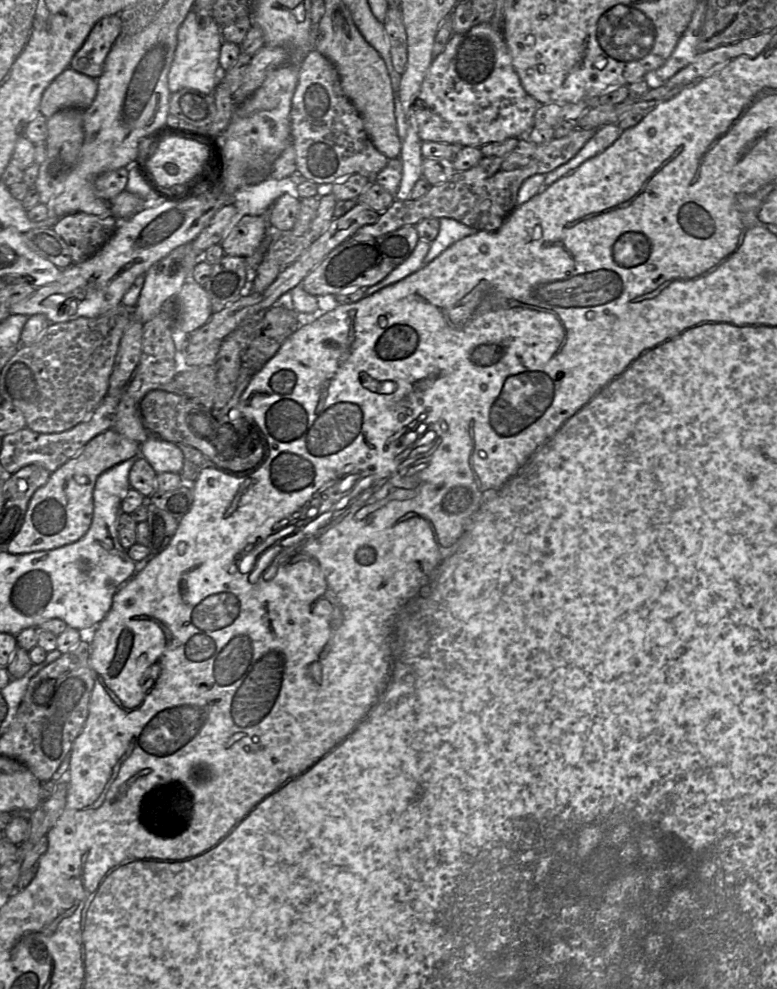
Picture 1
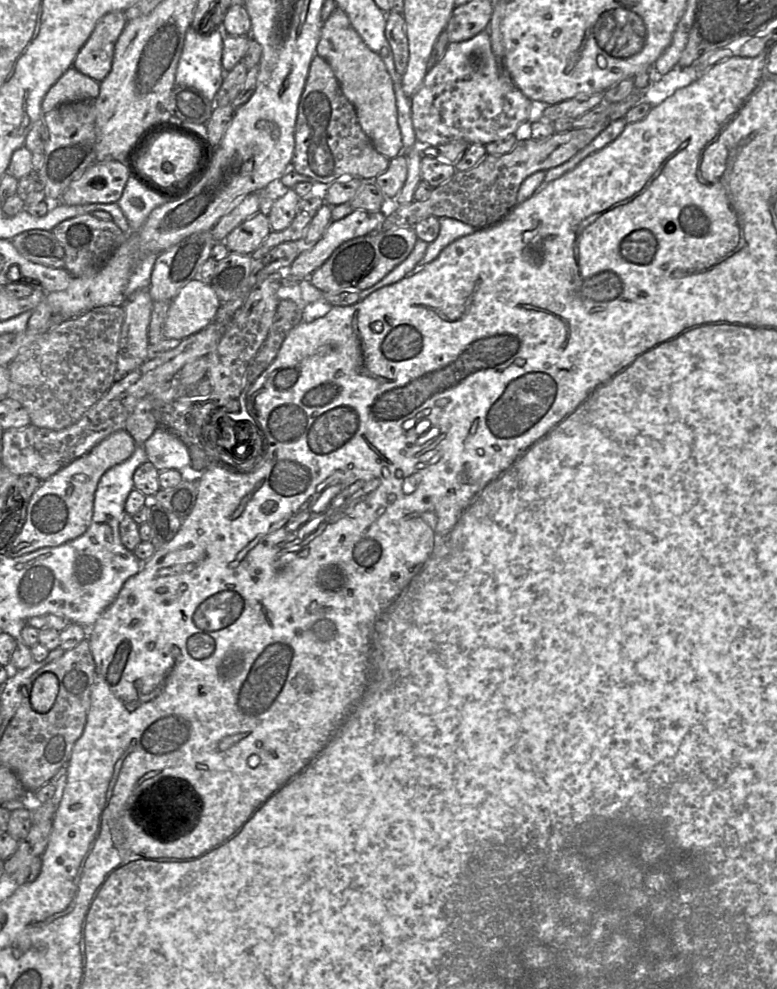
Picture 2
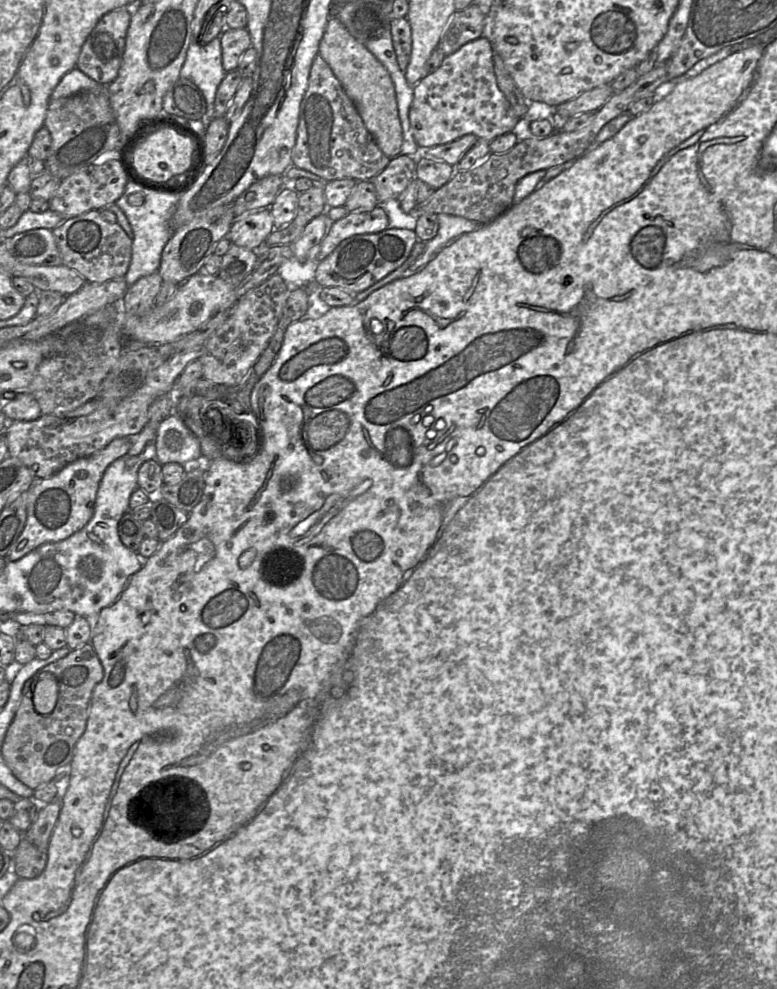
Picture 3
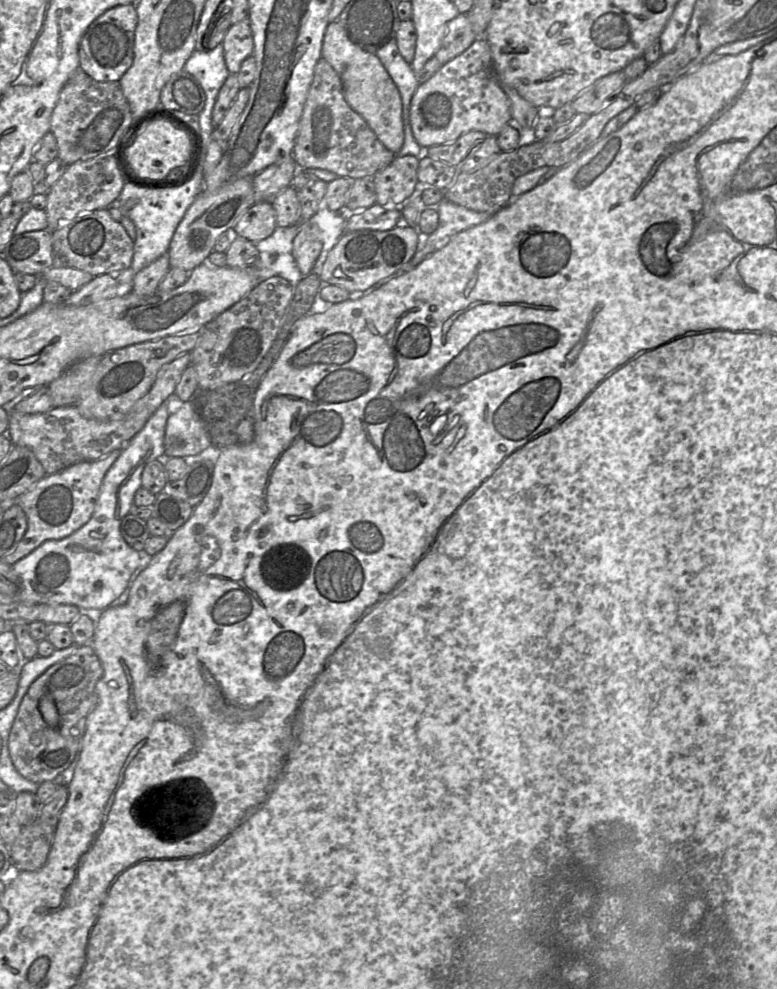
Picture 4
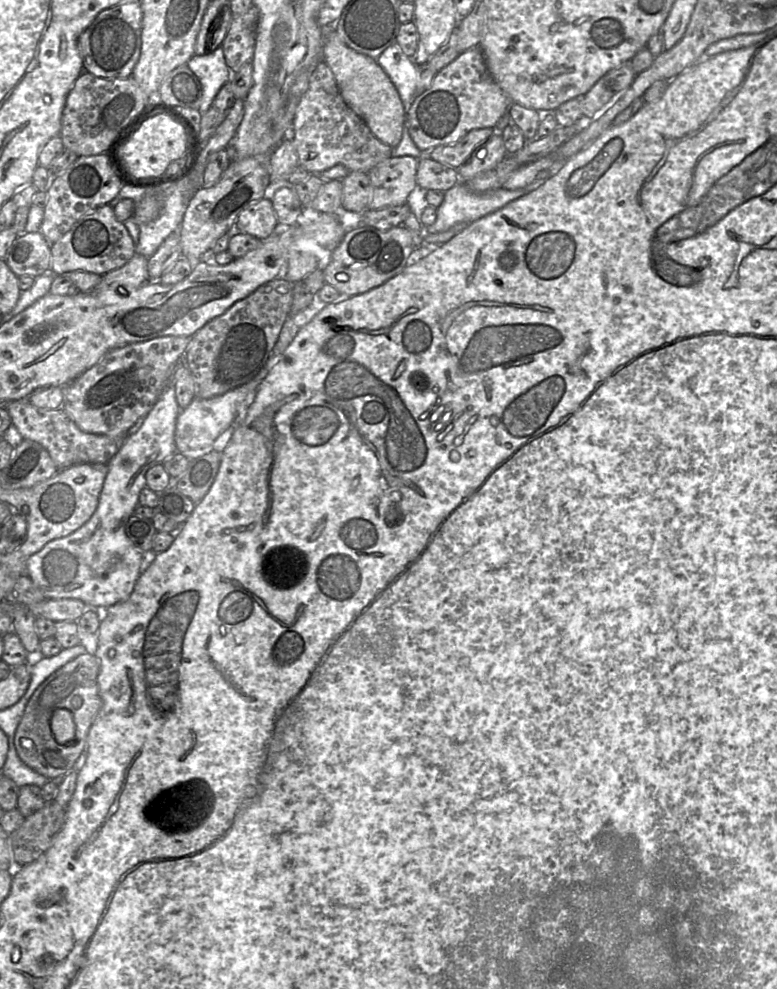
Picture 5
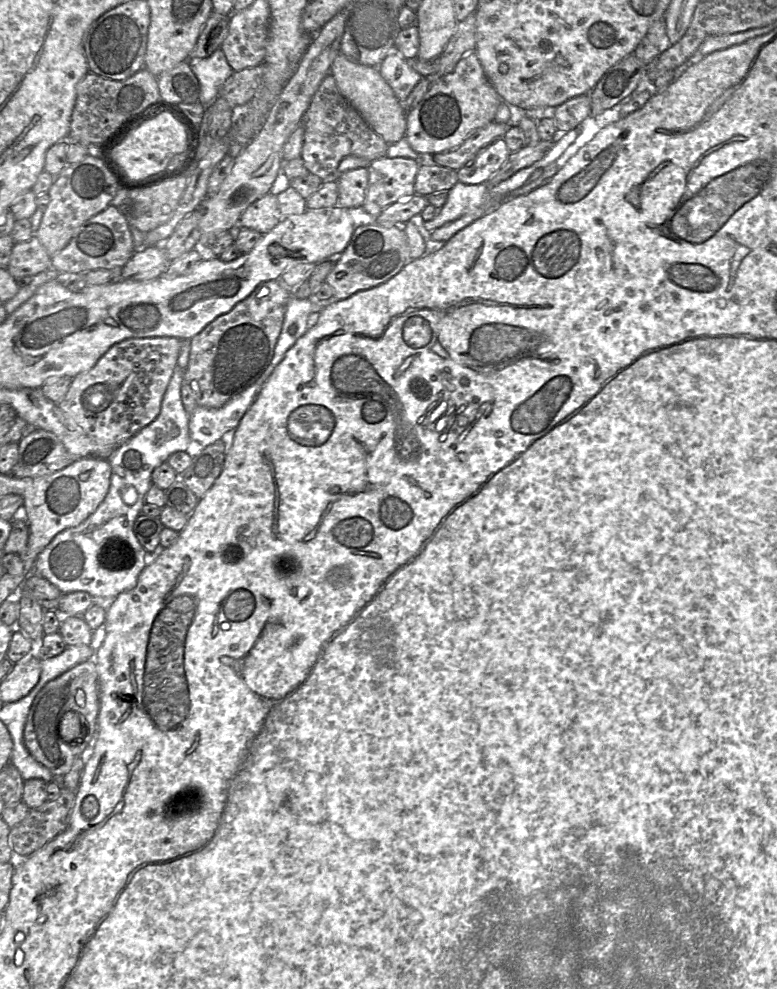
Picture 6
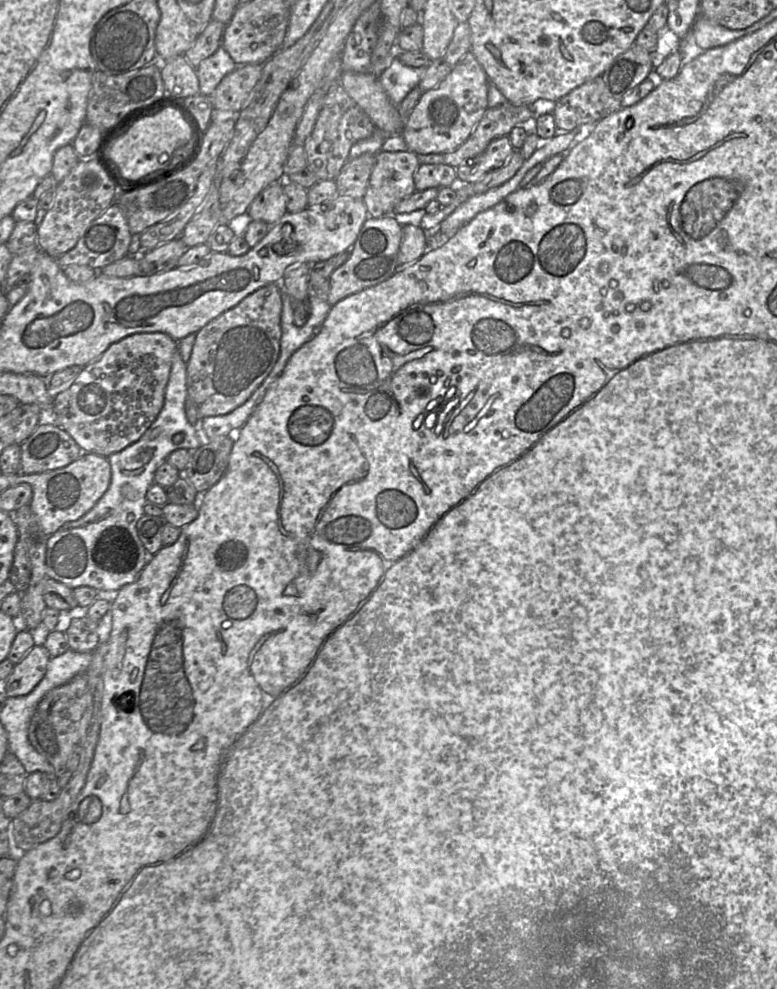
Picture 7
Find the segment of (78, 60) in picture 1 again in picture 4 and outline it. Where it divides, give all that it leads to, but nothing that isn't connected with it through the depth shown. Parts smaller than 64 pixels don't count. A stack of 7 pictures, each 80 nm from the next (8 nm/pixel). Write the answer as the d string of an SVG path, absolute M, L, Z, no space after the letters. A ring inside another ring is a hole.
M135 4L115 6L96 18L80 41L79 69L99 82L119 82L133 63L133 45L137 21Z

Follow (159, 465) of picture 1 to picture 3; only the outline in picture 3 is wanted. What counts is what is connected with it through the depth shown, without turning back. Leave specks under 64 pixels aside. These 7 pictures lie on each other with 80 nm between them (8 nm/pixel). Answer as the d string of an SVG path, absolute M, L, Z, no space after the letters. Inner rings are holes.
M172 413L157 428L155 459L164 465L169 462L184 464L199 458L201 444L181 416Z

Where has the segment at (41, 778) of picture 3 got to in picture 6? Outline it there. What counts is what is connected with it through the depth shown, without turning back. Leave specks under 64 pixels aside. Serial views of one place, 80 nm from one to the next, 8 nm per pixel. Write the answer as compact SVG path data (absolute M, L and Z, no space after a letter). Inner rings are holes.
M93 659L79 663L50 680L39 691L30 707L23 731L24 745L31 756L50 770L53 776L65 775L76 758L84 756L95 739L100 709L97 665ZM66 712L76 713L81 732L72 741L61 739L58 732L60 717Z

